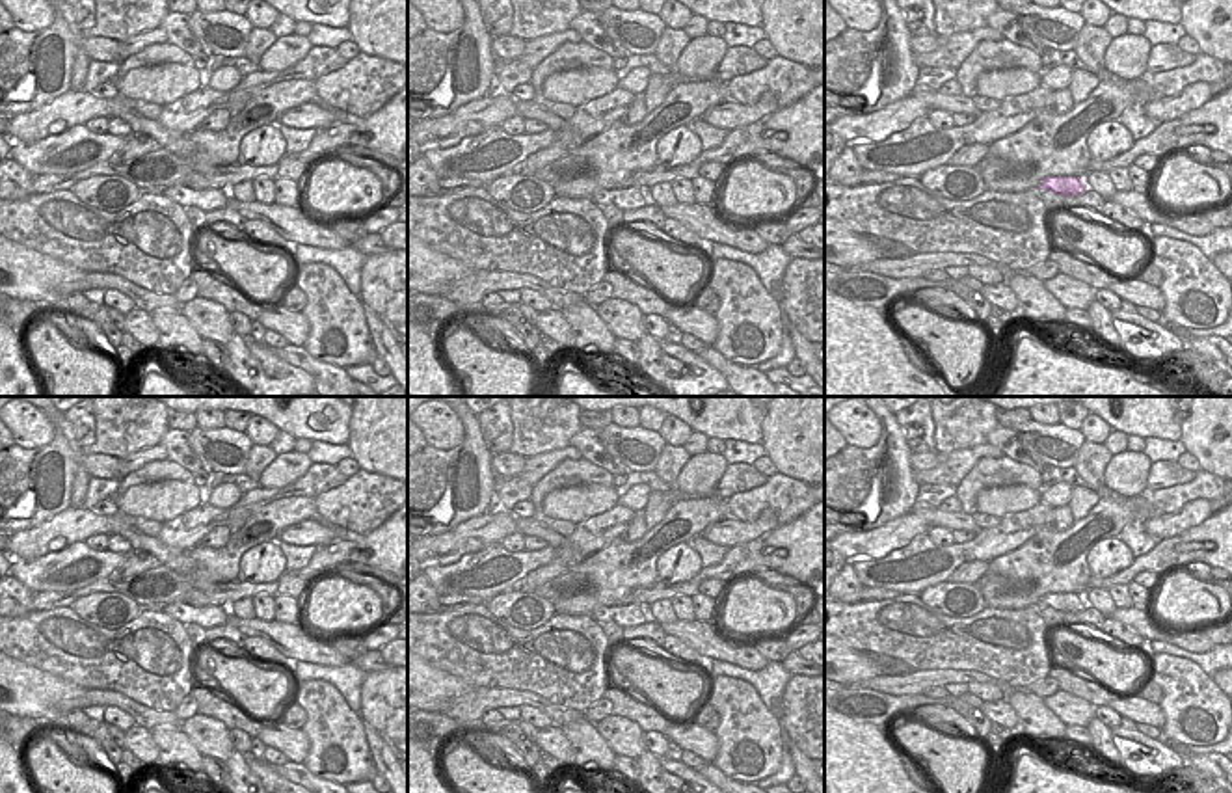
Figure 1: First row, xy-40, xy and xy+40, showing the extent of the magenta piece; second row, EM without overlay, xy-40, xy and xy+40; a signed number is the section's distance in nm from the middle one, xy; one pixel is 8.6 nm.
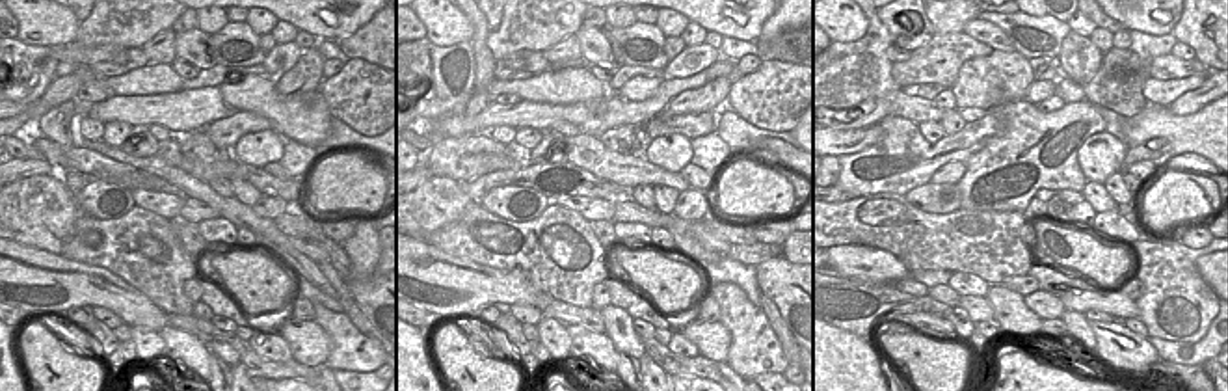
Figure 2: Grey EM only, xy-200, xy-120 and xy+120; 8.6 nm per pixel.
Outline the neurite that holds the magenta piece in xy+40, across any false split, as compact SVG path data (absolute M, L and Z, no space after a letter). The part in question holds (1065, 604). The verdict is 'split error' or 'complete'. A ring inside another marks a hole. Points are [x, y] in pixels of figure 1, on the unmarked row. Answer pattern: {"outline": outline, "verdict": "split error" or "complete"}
{"outline": "M1046 594L1040 599L1040 607L1053 607L1055 611L1066 612L1079 612L1087 609L1083 594Z", "verdict": "complete"}

